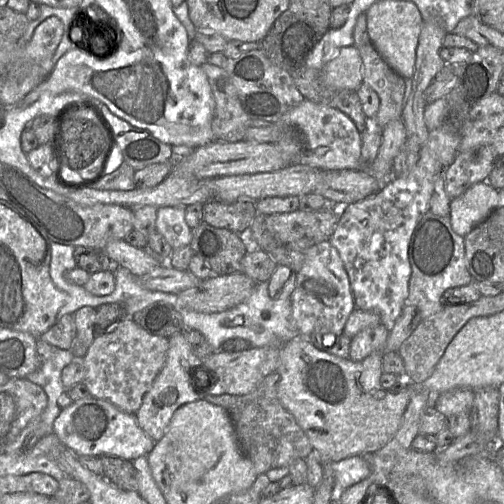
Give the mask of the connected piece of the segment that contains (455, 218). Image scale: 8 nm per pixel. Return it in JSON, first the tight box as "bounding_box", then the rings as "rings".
{"bounding_box":[450,181,498,237],"rings":[[[487,181],[476,183],[469,187],[462,195],[451,199],[450,220],[455,233],[465,237],[475,226],[485,220],[497,208],[498,200],[498,190]]]}

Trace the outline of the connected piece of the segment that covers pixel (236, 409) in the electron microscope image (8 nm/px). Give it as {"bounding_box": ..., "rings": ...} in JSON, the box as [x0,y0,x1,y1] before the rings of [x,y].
{"bounding_box":[204,374,313,476],"rings":[[[279,374],[265,376],[257,388],[244,395],[208,395],[204,399],[224,408],[234,425],[236,445],[242,455],[253,463],[257,476],[274,468],[287,467],[296,459],[305,459],[313,448],[293,415],[279,402],[277,387]]]}

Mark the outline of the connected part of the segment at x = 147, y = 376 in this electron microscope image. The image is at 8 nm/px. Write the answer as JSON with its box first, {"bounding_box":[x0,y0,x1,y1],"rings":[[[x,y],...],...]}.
{"bounding_box":[83,316,168,414],"rings":[[[130,316],[121,318],[109,332],[96,335],[83,357],[86,370],[83,382],[90,396],[106,400],[123,412],[135,414],[163,368],[168,348],[168,337],[147,332]]]}

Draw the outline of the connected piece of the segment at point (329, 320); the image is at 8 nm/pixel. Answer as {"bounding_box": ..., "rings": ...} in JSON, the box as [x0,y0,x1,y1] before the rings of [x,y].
{"bounding_box":[291,241,356,348],"rings":[[[323,241],[307,248],[304,263],[296,273],[296,286],[291,296],[291,311],[298,334],[316,348],[331,347],[345,328],[350,314],[356,308],[348,274],[336,248]]]}

